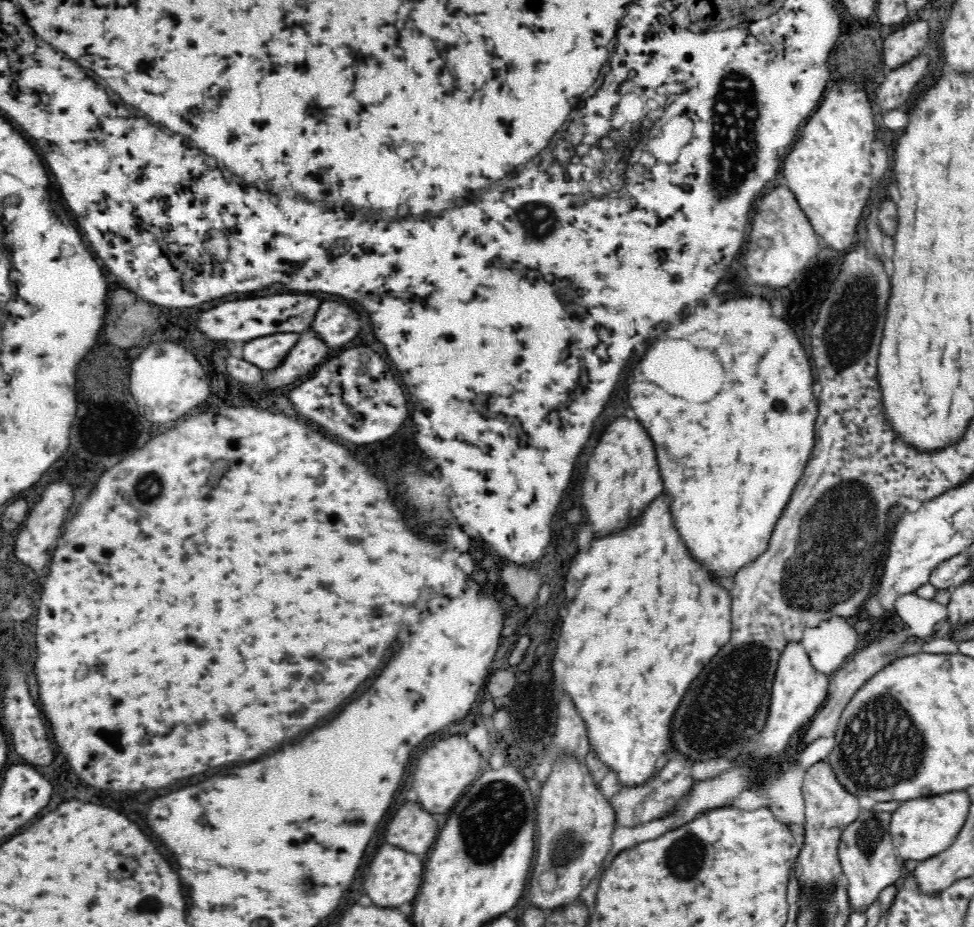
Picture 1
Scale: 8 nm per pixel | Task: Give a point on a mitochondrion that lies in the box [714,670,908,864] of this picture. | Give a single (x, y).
(870, 833)

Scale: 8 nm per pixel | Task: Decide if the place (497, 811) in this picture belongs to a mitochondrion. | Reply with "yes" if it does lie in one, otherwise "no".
yes

